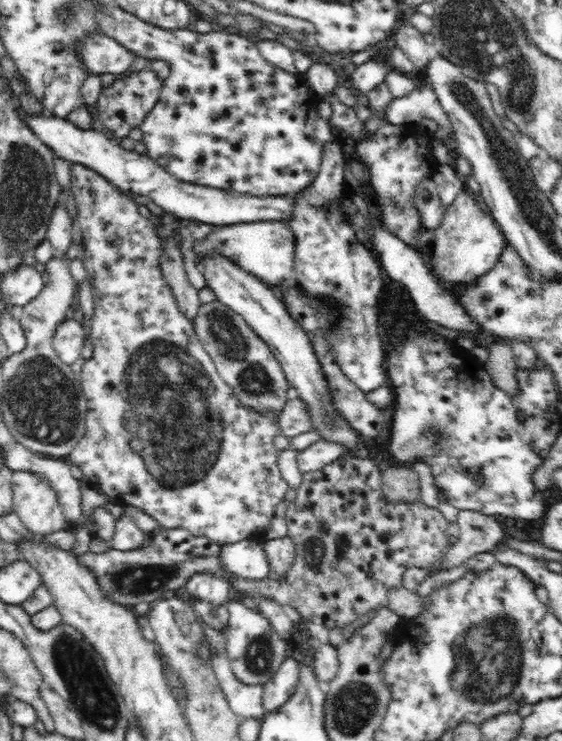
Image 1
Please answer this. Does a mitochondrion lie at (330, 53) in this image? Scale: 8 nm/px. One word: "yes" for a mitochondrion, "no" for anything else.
no

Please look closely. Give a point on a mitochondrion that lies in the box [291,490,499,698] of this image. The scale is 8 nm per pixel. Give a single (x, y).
(314, 554)

